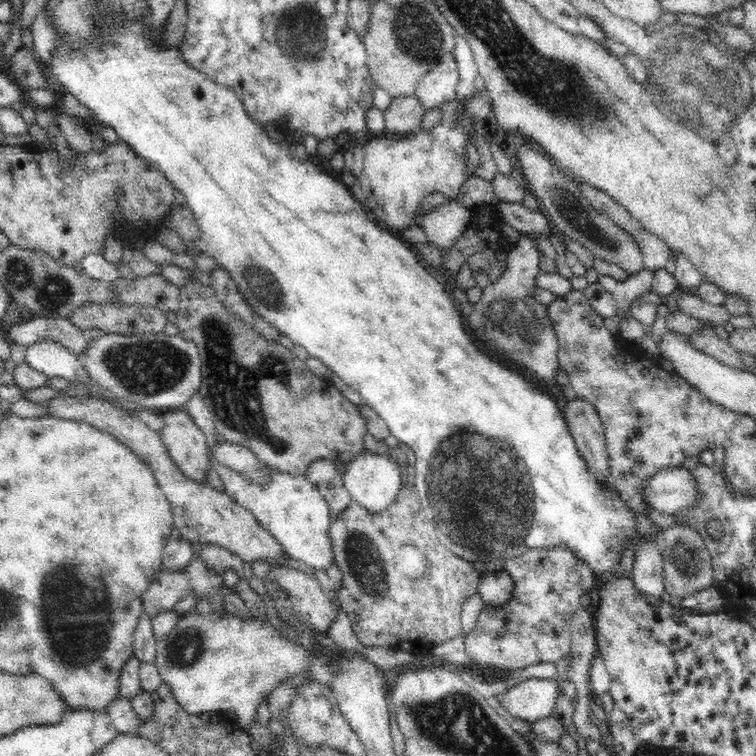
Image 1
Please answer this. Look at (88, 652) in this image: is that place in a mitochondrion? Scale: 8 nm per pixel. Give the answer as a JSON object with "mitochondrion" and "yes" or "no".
{"mitochondrion":"yes"}

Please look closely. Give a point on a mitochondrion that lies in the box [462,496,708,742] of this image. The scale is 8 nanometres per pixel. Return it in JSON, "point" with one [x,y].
{"point":[688,557]}

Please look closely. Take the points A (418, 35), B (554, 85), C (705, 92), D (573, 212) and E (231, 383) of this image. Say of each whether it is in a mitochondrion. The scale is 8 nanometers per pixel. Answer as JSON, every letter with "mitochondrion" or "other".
{"A":"mitochondrion","B":"mitochondrion","C":"mitochondrion","D":"mitochondrion","E":"mitochondrion"}

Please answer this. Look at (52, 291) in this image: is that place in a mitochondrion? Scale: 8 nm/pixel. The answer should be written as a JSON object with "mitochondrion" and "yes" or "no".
{"mitochondrion":"yes"}

